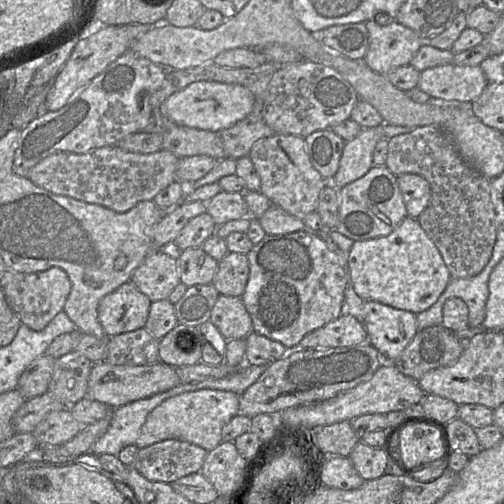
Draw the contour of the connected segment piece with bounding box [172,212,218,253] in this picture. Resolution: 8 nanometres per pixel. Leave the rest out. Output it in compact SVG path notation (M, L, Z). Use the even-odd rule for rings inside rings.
M207 212L192 218L174 240L172 250L176 253L188 248L201 247L205 240L215 234L217 227Z

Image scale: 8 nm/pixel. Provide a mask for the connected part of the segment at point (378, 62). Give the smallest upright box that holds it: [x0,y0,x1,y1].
[363,19,425,74]

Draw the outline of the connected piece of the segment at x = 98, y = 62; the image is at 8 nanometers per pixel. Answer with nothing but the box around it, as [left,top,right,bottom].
[41,26,131,113]

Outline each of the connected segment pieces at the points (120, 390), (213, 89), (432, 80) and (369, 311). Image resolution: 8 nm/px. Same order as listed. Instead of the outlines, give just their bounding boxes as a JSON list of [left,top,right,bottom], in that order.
[[87,361,180,409],[161,81,254,132],[417,63,487,102],[364,300,418,362]]

